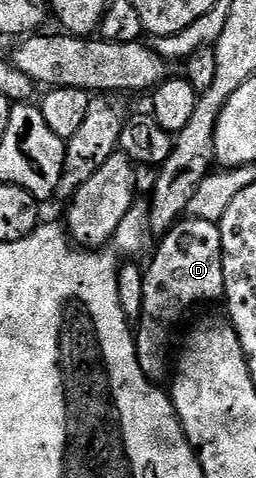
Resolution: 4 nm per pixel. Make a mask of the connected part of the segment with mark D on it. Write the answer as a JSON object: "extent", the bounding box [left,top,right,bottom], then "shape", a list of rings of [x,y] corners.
{"extent":[134,216,227,382],"shape":[[[196,216],[184,218],[160,240],[163,241],[151,265],[146,265],[143,273],[143,315],[138,319],[134,333],[135,353],[141,370],[156,382],[163,382],[167,376],[167,343],[171,340],[171,327],[190,308],[207,304],[210,300],[222,301],[227,287],[223,273],[221,230],[216,221]]]}

